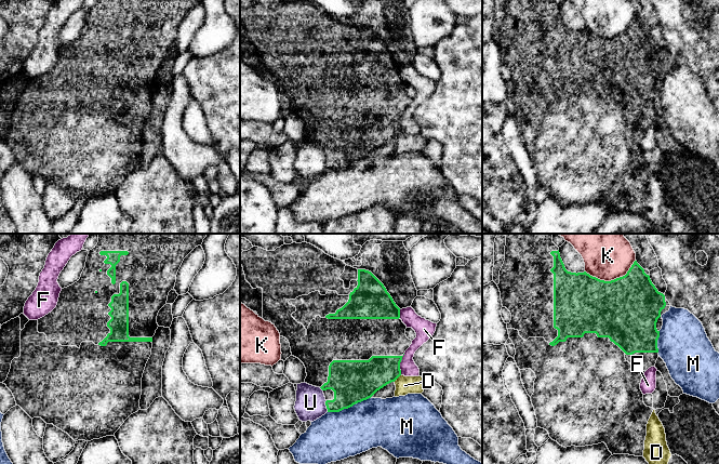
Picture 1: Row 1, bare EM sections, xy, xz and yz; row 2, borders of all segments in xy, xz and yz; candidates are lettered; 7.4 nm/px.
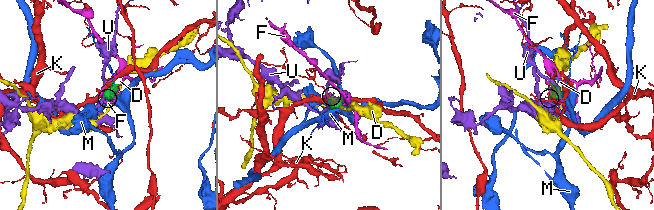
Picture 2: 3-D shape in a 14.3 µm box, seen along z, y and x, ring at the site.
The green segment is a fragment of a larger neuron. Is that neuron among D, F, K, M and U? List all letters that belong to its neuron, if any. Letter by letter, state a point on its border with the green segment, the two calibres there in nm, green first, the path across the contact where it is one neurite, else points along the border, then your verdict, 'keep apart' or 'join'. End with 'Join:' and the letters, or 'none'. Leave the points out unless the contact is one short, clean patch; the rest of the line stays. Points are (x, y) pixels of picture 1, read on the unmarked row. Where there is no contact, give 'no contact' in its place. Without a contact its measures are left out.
D: xz (397, 135) | 280/140 nm | along xz (400, 132), (394, 138) | keep apart
F: xz (399, 122) | 260/120 nm | keep apart
K: yz (612, 38) | 480/280 nm | keep apart
M: xz (349, 164) | 320/360 nm | keep apart
U: xz (325, 162) | 300/220 nm | keep apart
Join: none

